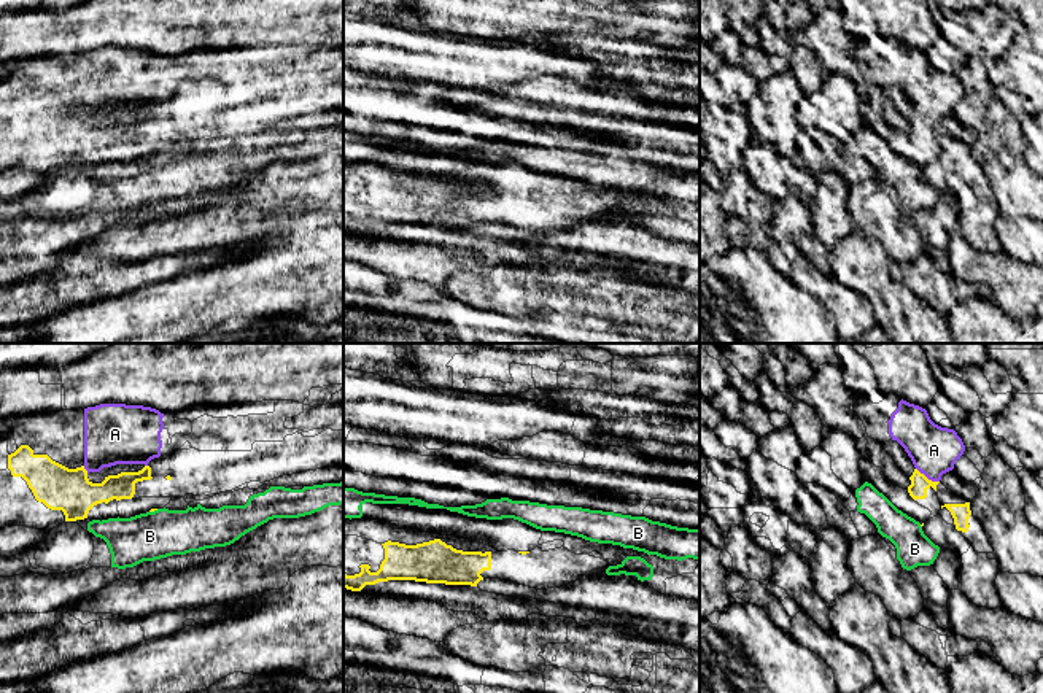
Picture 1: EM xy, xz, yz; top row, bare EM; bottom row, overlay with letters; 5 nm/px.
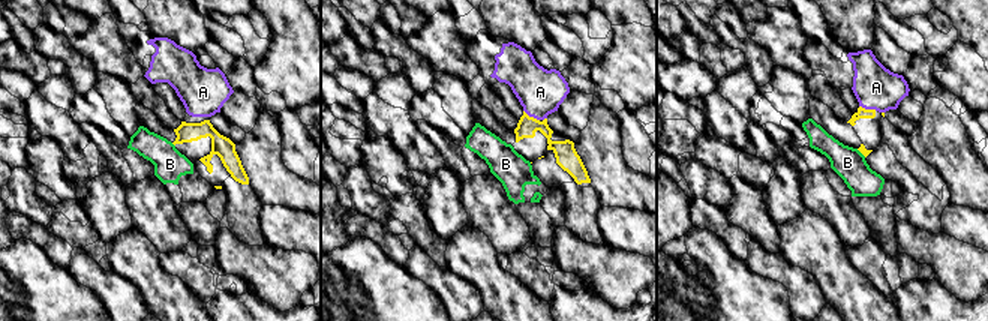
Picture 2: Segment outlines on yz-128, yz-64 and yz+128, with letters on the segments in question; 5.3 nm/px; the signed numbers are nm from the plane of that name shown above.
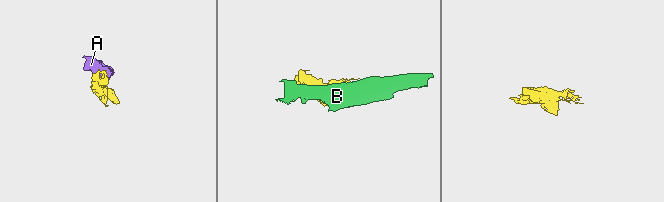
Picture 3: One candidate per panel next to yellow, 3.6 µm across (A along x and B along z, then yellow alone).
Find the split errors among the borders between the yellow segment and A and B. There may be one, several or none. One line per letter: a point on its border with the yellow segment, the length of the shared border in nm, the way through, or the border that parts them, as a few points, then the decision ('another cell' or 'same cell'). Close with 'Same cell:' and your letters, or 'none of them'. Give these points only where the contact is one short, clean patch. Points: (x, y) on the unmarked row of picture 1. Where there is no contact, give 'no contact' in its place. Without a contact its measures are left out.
A: yz (926, 121) | 140 nm | across yz (919, 127), (926, 121), (934, 94) | same cell
B: xy (153, 154) | 50 nm | another cell
Same cell: A

